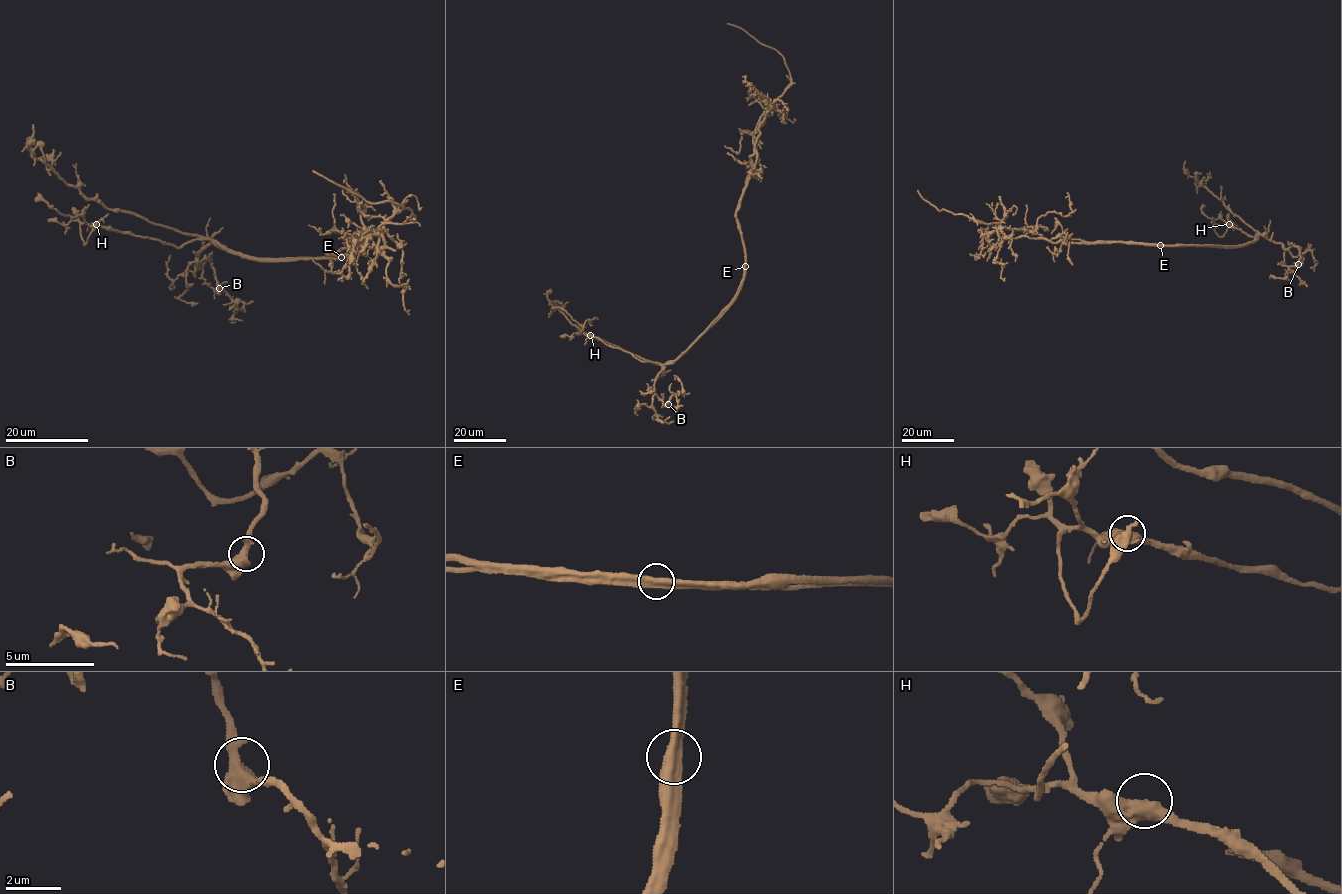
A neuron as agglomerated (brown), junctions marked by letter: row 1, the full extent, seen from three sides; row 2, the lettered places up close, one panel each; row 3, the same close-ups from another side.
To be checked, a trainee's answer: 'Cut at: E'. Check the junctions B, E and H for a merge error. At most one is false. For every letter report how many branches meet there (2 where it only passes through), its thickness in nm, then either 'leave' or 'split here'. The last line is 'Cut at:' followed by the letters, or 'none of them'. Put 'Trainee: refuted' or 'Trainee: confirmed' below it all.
B: 2 | 500 nm | leave
E: 2 | 500 nm | split here
H: 2 | 550 nm | leave
Cut at: E
Trainee: confirmed

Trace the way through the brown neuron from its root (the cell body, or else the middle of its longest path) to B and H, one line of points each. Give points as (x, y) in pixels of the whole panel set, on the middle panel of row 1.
B: (745, 264), (744, 280), (732, 304), (658, 374), (655, 394), (663, 405), (668, 404)
H: (745, 264), (744, 280), (732, 304), (674, 360), (664, 364), (640, 361), (590, 335)

